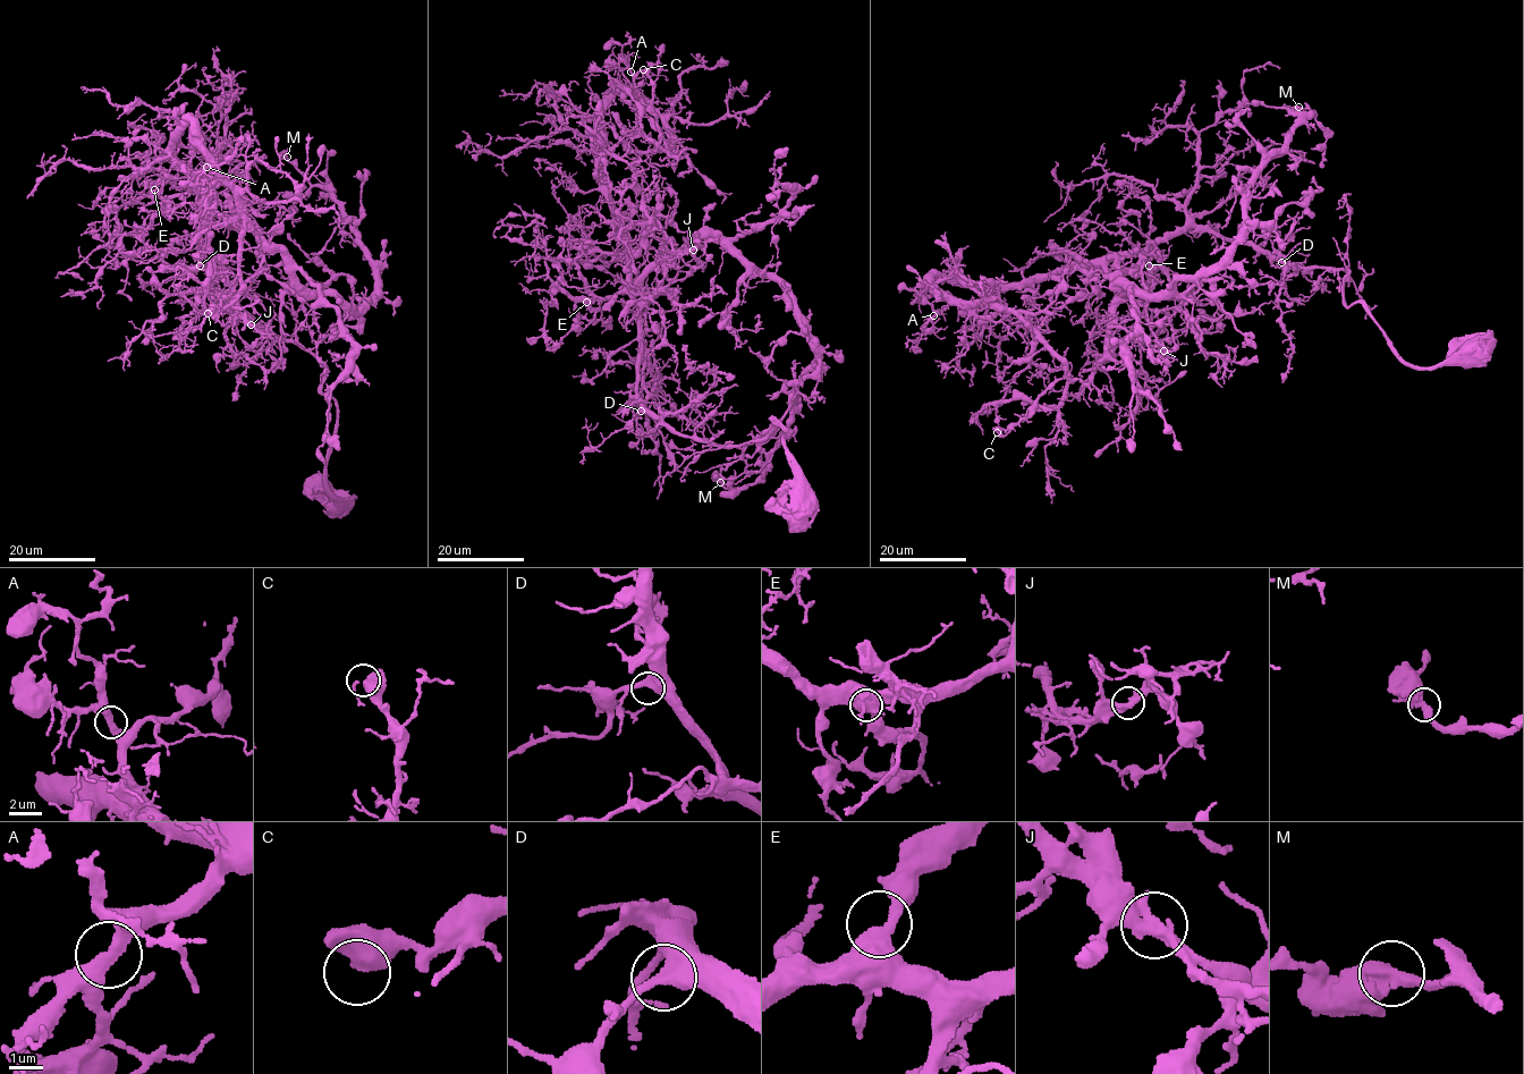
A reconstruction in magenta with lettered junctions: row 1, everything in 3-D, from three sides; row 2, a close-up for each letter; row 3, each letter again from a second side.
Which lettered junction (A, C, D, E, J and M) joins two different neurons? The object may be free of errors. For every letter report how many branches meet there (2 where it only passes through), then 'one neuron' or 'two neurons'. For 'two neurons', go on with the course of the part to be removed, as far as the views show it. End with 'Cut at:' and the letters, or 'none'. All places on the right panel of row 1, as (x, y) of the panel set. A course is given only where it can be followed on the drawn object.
A: 2 | one neuron
C: 2 | one neuron
D: 2 | one neuron
E: 2 | one neuron
J: 2 | two neurons | (1165, 352), (1149, 320), (1143, 318), (1122, 322), (1112, 332), (1100, 328)
M: 2 | one neuron
Cut at: J

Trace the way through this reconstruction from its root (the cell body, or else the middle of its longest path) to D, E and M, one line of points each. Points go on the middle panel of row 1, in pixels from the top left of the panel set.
D: (629, 284), (629, 298), (637, 311), (637, 395), (641, 411)
E: (629, 284), (611, 296), (586, 302)
M: (629, 284), (684, 244), (712, 239), (775, 278), (814, 345), (767, 466), (739, 489), (720, 482)

